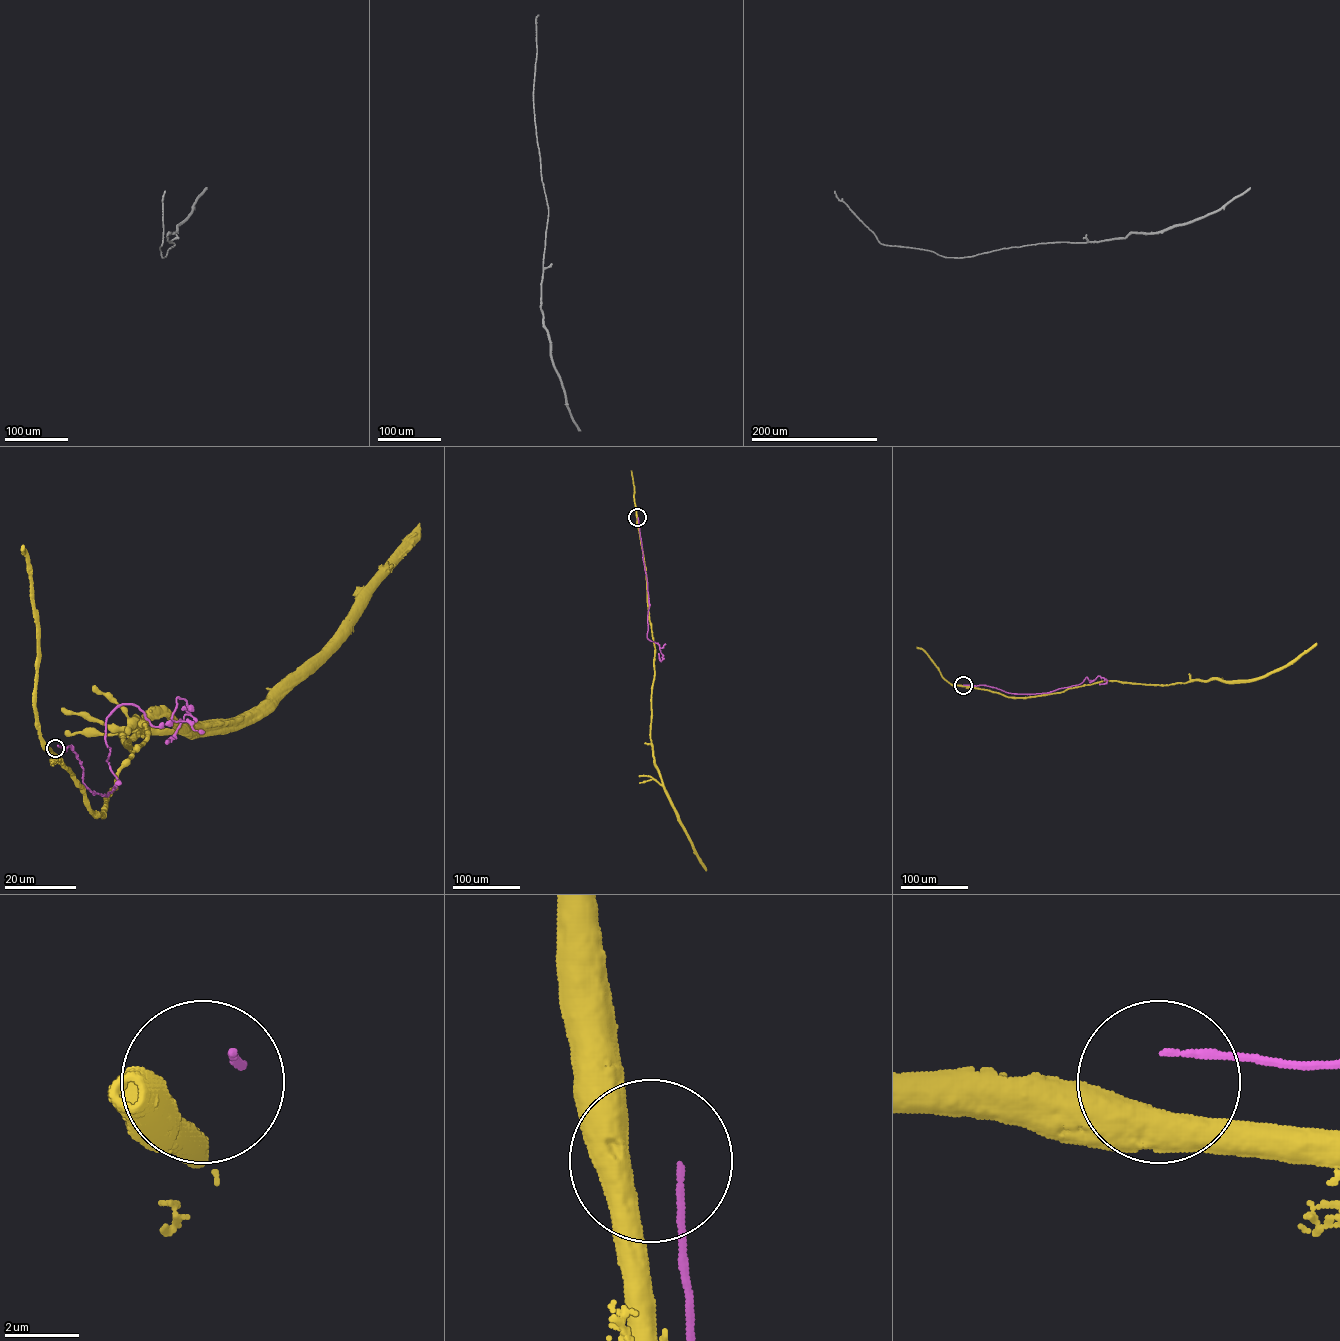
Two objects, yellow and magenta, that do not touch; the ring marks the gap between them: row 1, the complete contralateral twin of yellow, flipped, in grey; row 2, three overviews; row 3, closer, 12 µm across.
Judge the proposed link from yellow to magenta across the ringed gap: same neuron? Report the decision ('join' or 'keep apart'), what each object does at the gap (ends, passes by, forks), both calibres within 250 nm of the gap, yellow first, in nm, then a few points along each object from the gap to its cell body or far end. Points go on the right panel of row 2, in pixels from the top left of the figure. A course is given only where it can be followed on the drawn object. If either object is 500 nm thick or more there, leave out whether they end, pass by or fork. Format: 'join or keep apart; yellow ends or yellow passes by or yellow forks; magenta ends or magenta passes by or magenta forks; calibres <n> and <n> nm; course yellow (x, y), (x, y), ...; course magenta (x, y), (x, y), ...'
keep apart; calibres 750 and 170 nm; course yellow (963, 686), (1023, 697), (1060, 693), (1108, 680), (1169, 685), (1215, 679), (1249, 680), (1269, 673); course magenta (963, 685), (1032, 694), (1079, 684), (1087, 677), (1089, 681), (1098, 675), (1105, 679), (1099, 684)

